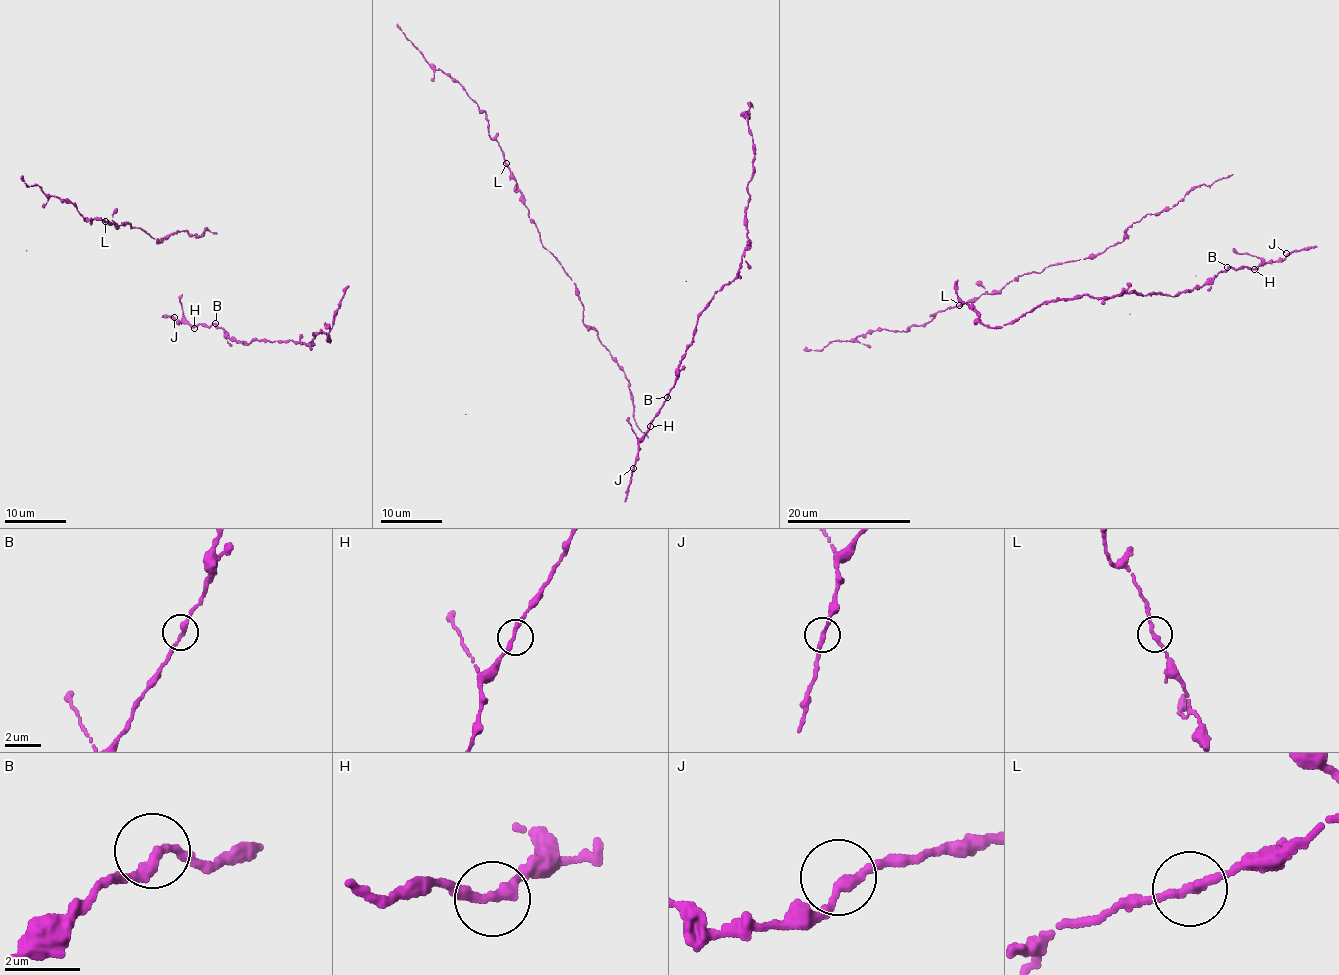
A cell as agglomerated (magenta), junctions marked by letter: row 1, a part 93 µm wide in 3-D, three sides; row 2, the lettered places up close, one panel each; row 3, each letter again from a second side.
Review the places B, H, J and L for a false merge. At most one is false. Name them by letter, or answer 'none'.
none

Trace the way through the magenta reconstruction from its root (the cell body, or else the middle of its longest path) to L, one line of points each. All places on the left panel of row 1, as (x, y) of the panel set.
L: (203, 234), (207, 227), (197, 238), (180, 231), (160, 242), (130, 223), (105, 221)

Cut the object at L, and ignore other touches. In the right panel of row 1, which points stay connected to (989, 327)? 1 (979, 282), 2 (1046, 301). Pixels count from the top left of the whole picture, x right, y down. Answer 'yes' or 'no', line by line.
1: no
2: yes

